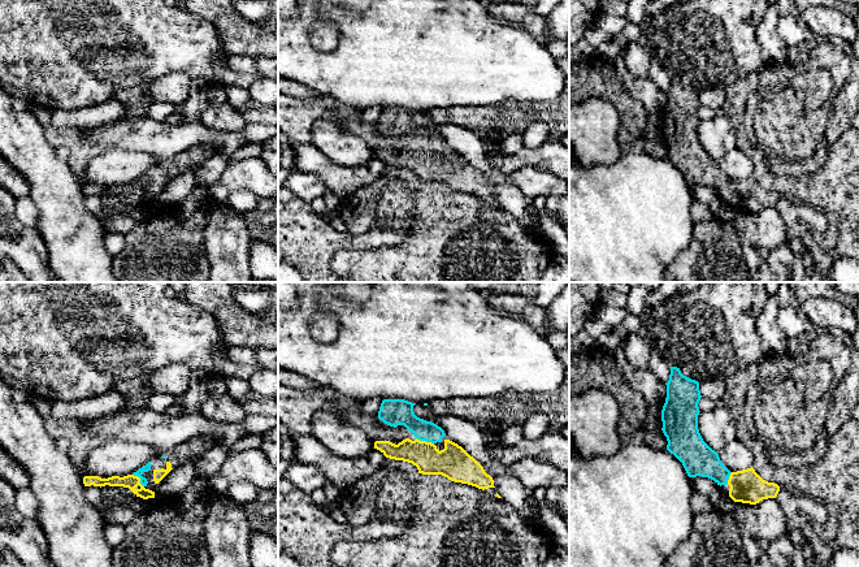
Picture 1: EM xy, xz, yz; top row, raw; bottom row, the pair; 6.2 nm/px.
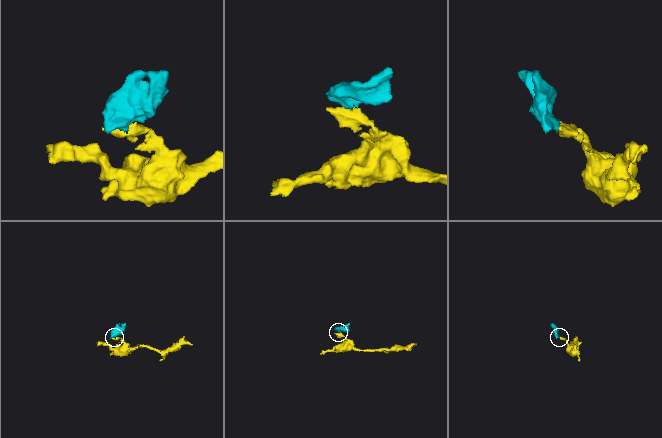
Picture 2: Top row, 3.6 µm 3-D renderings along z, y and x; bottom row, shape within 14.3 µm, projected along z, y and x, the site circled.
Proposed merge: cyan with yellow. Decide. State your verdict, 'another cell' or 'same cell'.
same cell

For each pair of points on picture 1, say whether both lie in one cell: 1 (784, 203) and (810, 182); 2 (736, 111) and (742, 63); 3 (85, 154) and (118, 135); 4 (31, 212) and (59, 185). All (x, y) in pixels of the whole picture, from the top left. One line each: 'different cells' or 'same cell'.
1: same cell
2: different cells
3: different cells
4: different cells

